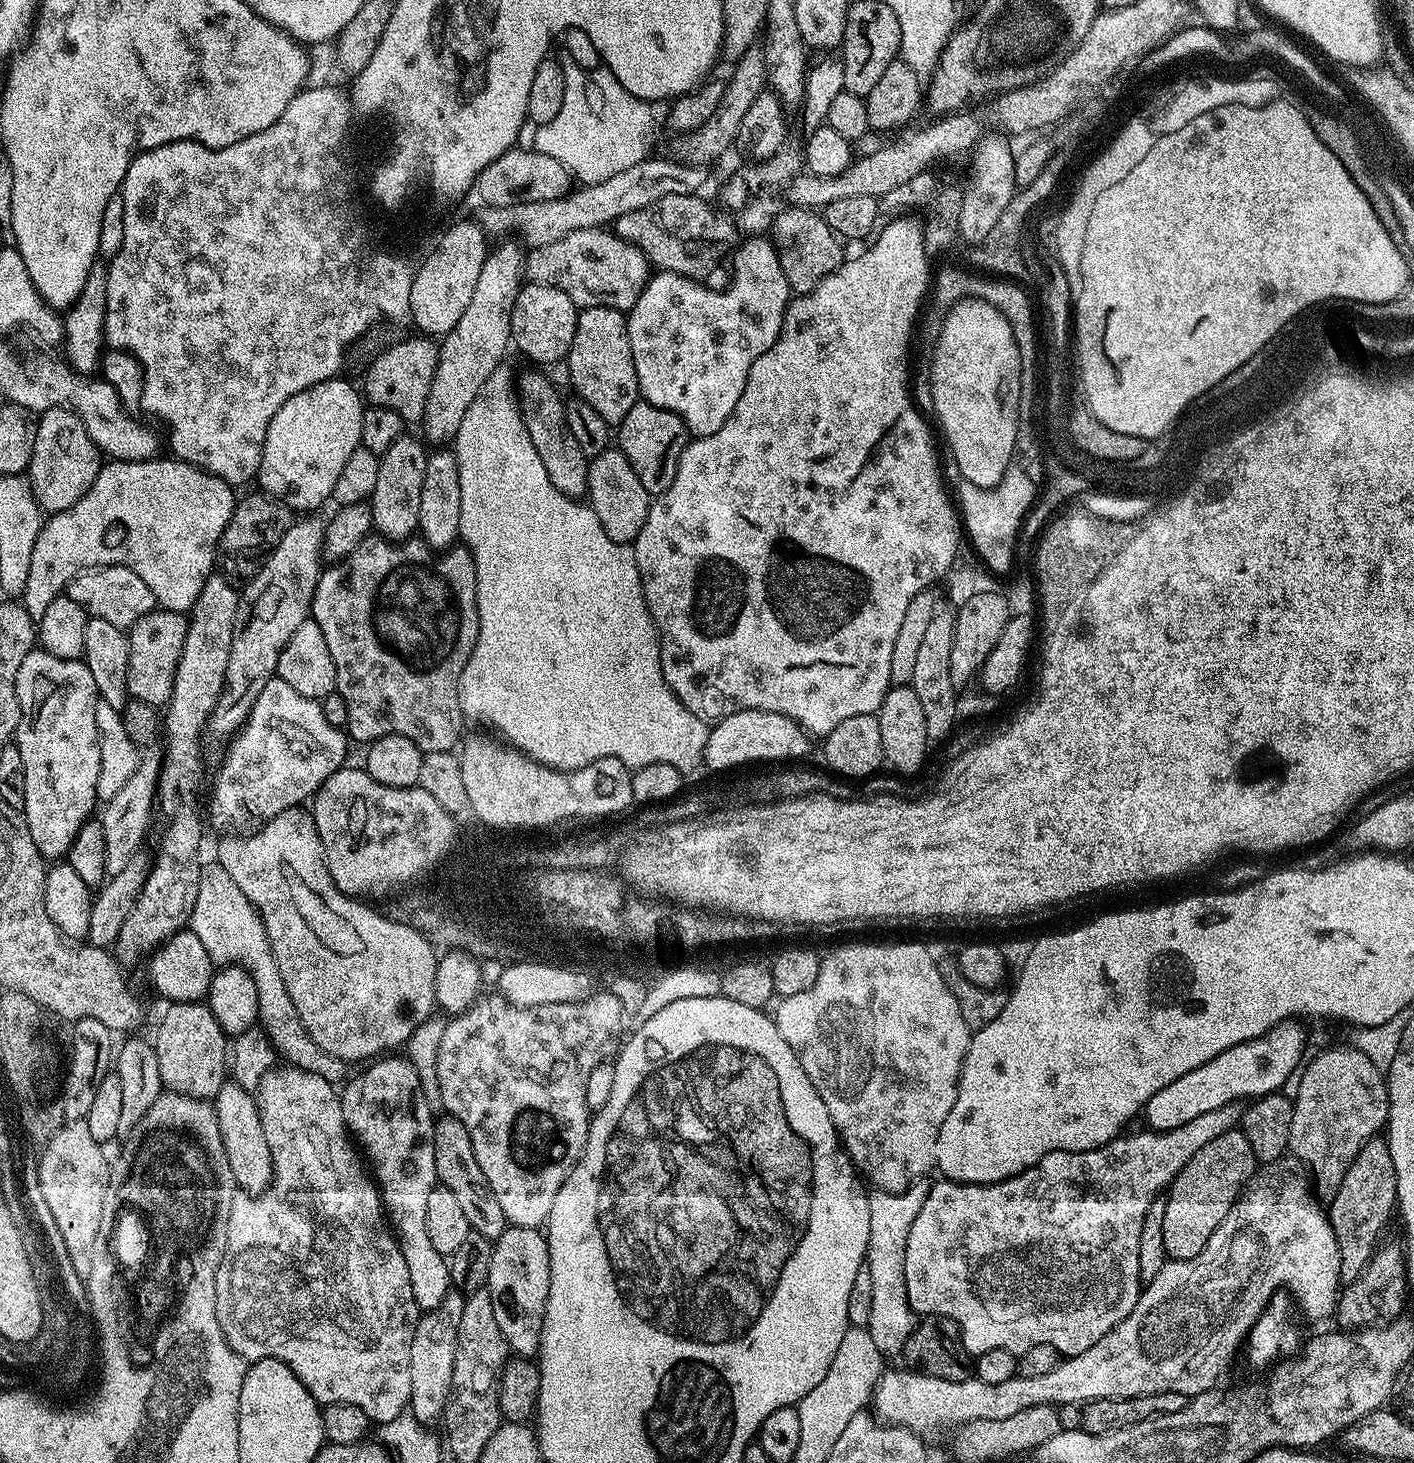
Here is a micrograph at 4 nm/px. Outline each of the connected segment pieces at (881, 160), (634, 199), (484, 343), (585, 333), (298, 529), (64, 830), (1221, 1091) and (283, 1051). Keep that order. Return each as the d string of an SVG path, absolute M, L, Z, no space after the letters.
M968 110L936 118L933 124L928 124L925 128L916 128L913 132L903 131L900 134L903 135L893 144L885 143L874 154L853 159L850 167L842 174L837 176L801 174L797 176L787 185L787 203L815 209L817 206L834 202L834 198L850 198L853 194L882 196L896 186L910 182L910 178L914 178L915 175L929 171L935 160L944 160L947 156L955 157L965 145L969 144L969 141L972 141L973 136L977 135L978 128L975 115Z
M645 158L642 162L638 162L626 170L621 170L619 174L614 174L614 178L606 178L606 182L586 184L577 187L577 192L576 189L570 190L565 196L559 196L558 198L550 198L549 200L525 199L524 204L509 202L503 204L501 208L481 207L478 223L489 237L508 238L511 237L508 236L511 232L521 232L529 240L529 245L535 246L546 242L558 242L558 238L566 238L566 234L570 234L570 230L611 225L622 214L630 214L630 210L642 210L642 206L650 206L650 202L658 202L658 198L666 198L666 194L696 194L701 191L700 187L704 184L703 171L705 169L703 167L677 162L672 158L667 158L668 160L652 159Z
M500 242L491 249L482 266L482 274L478 274L478 286L474 289L474 298L470 298L470 306L462 313L462 319L454 325L447 336L439 341L440 357L434 370L434 382L430 382L430 394L426 398L426 410L422 421L422 436L429 445L444 446L455 441L458 426L462 426L462 418L466 418L466 410L470 410L470 402L478 398L482 386L494 374L496 368L505 363L504 355L512 344L512 311L525 279L524 258L525 249L520 249L512 242Z
M594 306L583 309L576 317L576 333L566 357L568 376L576 387L575 395L590 402L610 426L619 426L630 414L630 406L641 399L634 354L630 350L628 318L616 308Z
M315 515L305 516L308 517L305 520L297 519L290 526L290 530L286 530L286 534L282 534L278 546L274 546L272 553L266 557L258 574L247 581L240 592L240 609L236 615L230 666L226 666L225 690L210 714L206 729L207 735L209 737L212 735L216 740L225 739L224 741L227 741L233 734L239 732L246 722L258 694L262 694L262 686L266 686L266 682L270 682L276 676L278 658L282 654L286 642L290 642L290 638L294 638L294 630L298 630L298 626L302 626L302 622L309 619L312 610L312 595L322 571L320 560L322 561L326 524L323 519L315 520L312 517Z
M33 650L26 654L26 658L22 658L22 666L18 666L16 693L20 721L16 727L14 743L22 754L22 763L26 766L26 802L22 815L40 855L45 861L56 862L67 857L78 830L98 808L96 787L100 773L100 755L98 722L94 722L98 699L94 677L83 659L67 660L43 650Z
M1284 1020L1271 1028L1267 1036L1222 1050L1222 1054L1218 1054L1218 1058L1210 1058L1206 1066L1198 1066L1198 1070L1190 1070L1190 1074L1182 1074L1178 1082L1170 1082L1170 1086L1158 1090L1158 1094L1154 1094L1154 1098L1144 1106L1142 1116L1148 1119L1147 1127L1153 1132L1174 1130L1227 1104L1279 1093L1287 1079L1297 1074L1305 1059L1304 1047L1308 1044L1308 1036L1300 1024L1303 1023Z
M206 862L201 865L198 901L195 902L188 928L201 939L202 946L210 954L215 965L242 967L251 973L258 989L259 1023L283 1059L285 1056L287 1063L318 1074L334 1086L339 1085L340 1081L343 1083L349 1077L349 1063L335 1057L334 1054L327 1054L326 1050L308 1036L286 990L260 912L220 864Z

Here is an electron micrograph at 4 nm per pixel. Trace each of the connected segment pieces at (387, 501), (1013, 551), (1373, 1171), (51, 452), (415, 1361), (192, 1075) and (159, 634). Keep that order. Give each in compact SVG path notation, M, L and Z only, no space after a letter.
M405 434L380 457L378 482L370 501L372 527L385 540L407 540L419 529L418 505L422 503L422 474L426 474L429 449L419 435Z
M1008 468L993 488L979 488L967 482L961 485L958 512L967 539L968 536L972 539L971 547L976 556L992 574L1010 571L1012 559L1015 561L1018 556L1021 525L1037 499L1037 495L1032 493L1032 484L1028 484L1028 476L1024 476L1020 468Z
M1377 1138L1370 1141L1354 1158L1354 1162L1346 1170L1342 1186L1331 1197L1326 1208L1328 1220L1338 1238L1341 1281L1357 1280L1366 1270L1370 1258L1381 1243L1380 1235L1397 1208L1394 1158L1390 1158L1387 1139Z
M67 406L51 408L39 413L36 421L34 454L28 463L26 479L32 488L32 496L41 513L51 514L70 510L98 478L102 467L102 453L86 434L86 426L80 417Z
M463 1291L448 1292L438 1307L425 1311L421 1315L420 1321L416 1323L414 1346L410 1352L410 1382L412 1383L410 1412L425 1426L435 1425L435 1420L439 1416L441 1419L448 1407L452 1394L458 1332L465 1299Z
M172 1002L156 1028L154 1047L158 1054L158 1070L164 1088L210 1100L226 1083L230 1072L230 1040L222 1030L218 1018L204 1002Z
M162 607L138 618L138 622L127 629L126 686L131 699L150 702L150 706L159 709L167 705L174 690L174 674L178 670L178 658L182 658L182 642L186 642L187 629L188 617L185 613L171 612Z

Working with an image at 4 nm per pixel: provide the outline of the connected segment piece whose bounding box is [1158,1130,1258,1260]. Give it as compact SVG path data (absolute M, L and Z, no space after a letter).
M1233 1130L1206 1142L1172 1181L1167 1189L1168 1201L1164 1204L1164 1217L1158 1220L1164 1245L1173 1260L1189 1260L1199 1254L1210 1242L1210 1234L1230 1214L1248 1181L1256 1175L1258 1161L1243 1131Z

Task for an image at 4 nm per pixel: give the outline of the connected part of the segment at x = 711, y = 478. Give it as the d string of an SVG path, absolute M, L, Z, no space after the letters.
M904 214L889 222L884 229L871 241L872 245L861 256L853 260L845 259L840 267L832 273L827 273L808 293L793 295L788 301L788 308L784 311L784 321L780 337L750 366L750 374L746 378L746 386L742 390L742 398L738 398L738 406L726 418L722 430L714 430L714 434L701 436L693 439L684 447L682 458L678 462L678 474L674 474L674 482L670 482L670 490L666 490L660 496L655 497L648 505L646 514L646 526L638 534L634 542L636 550L636 565L640 571L640 581L644 587L644 597L648 603L648 609L652 619L656 622L656 630L660 634L660 661L662 662L663 674L668 685L672 687L677 698L688 707L694 715L705 722L715 722L724 716L735 712L750 710L766 710L767 712L780 712L800 724L800 727L812 738L823 738L839 726L845 718L854 718L854 714L879 713L884 695L887 694L892 679L890 678L890 658L894 655L894 642L898 639L898 630L902 627L902 617L906 615L906 609L914 594L918 594L921 588L931 588L937 582L943 581L954 562L956 553L961 551L960 536L962 540L962 528L958 523L958 512L955 507L948 505L948 496L944 493L944 484L940 481L940 468L936 465L936 452L932 449L932 436L924 425L918 409L912 405L912 396L908 393L908 343L912 340L912 327L916 324L916 315L920 312L920 303L929 291L930 272L924 268L924 256L920 256L920 232L916 232L916 224L911 215Z

